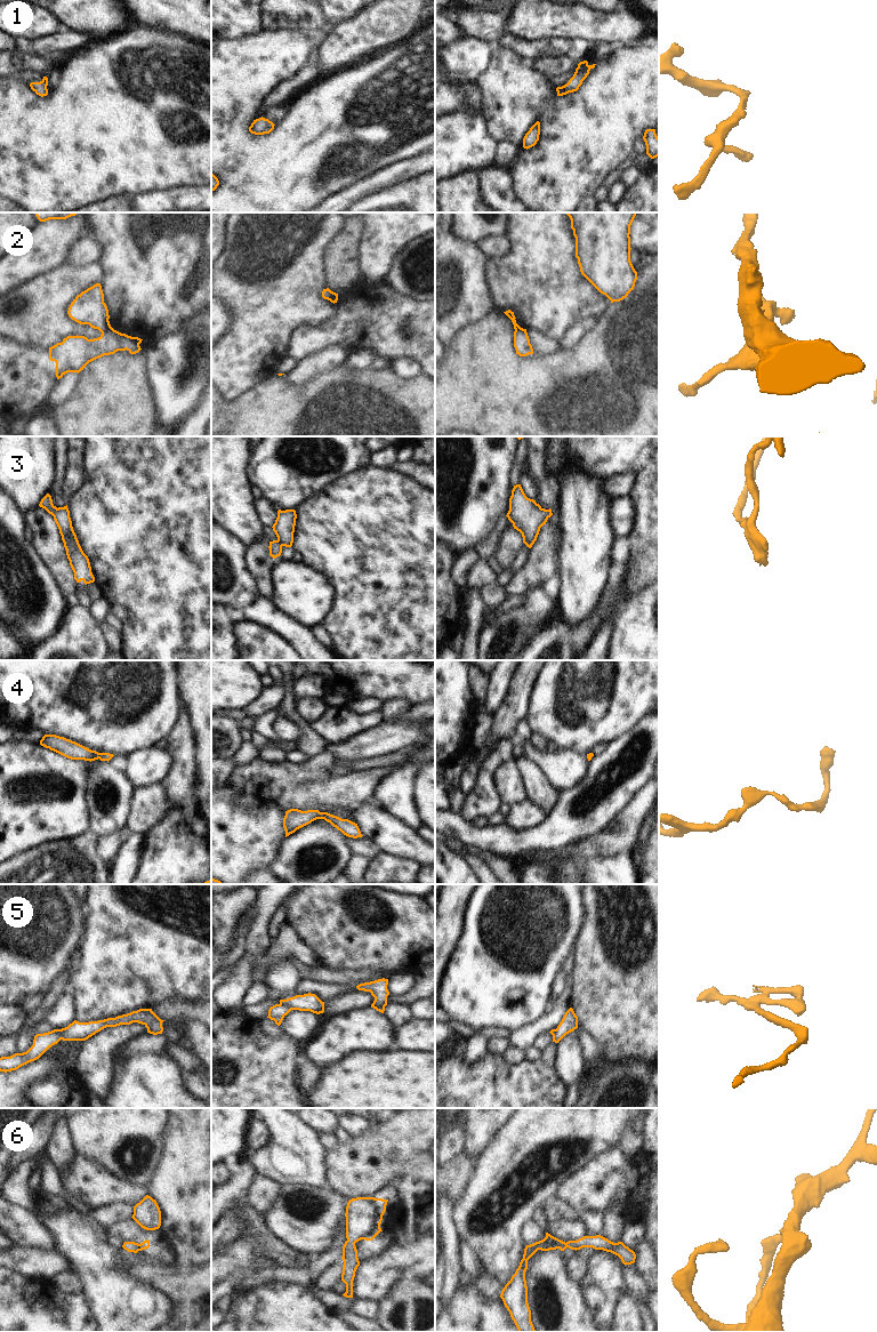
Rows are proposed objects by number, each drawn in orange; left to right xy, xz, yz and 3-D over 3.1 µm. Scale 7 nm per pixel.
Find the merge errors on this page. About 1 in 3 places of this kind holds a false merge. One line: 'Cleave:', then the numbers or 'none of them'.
Cleave: 2, 5

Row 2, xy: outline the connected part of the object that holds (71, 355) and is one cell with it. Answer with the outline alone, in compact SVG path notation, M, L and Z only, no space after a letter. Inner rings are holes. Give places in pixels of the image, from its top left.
M113 328L94 339L67 336L62 343L49 347L49 360L56 362L56 377L59 379L67 372L79 374L89 362L118 351L127 350L130 354L136 354L142 350L142 340Z

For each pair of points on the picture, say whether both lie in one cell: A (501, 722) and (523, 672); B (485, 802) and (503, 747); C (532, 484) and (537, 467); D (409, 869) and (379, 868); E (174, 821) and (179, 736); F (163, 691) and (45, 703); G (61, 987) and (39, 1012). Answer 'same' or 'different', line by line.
A: same
B: same
C: different
D: same
E: same
F: same
G: same

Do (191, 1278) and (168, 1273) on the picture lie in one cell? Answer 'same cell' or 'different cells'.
same cell

